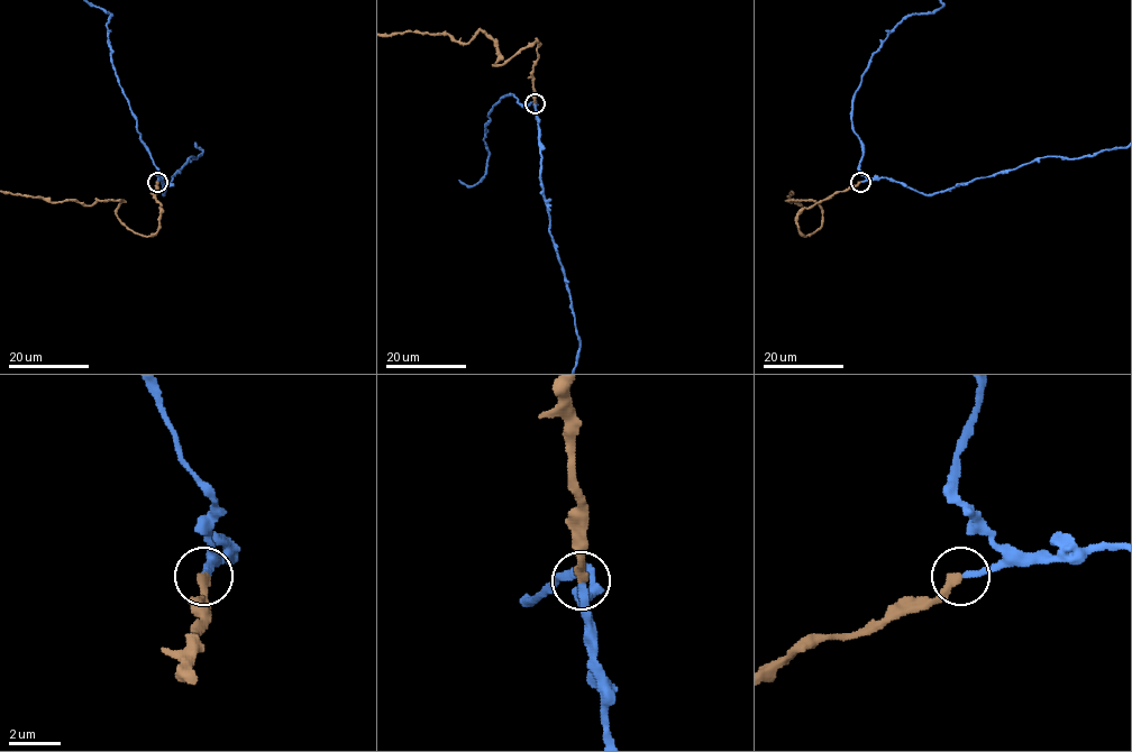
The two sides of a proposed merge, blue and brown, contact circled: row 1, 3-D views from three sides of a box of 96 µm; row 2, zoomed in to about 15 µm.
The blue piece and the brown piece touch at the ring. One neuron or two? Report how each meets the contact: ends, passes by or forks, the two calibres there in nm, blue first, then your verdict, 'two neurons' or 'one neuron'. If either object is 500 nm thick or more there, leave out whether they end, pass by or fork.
blue ends | brown ends | 240/360 nm | one neuron

